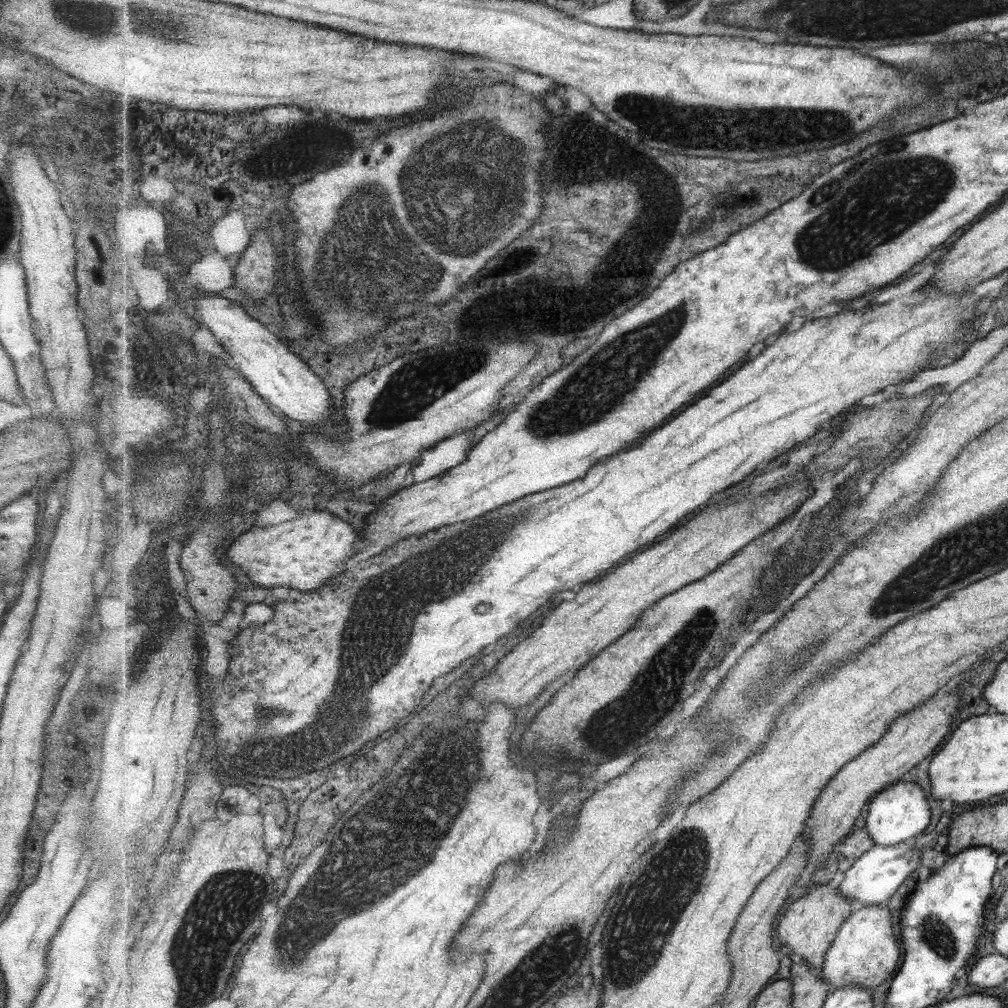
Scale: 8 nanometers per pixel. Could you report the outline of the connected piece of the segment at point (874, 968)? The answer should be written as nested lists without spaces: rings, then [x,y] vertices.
[[[886,904],[864,906],[855,910],[843,923],[836,940],[825,956],[824,967],[820,971],[820,976],[831,983],[829,995],[845,985],[863,985],[872,989],[889,980],[895,974],[899,962],[902,962],[901,946],[904,945],[899,942],[899,936],[895,934],[893,912],[889,906]]]

